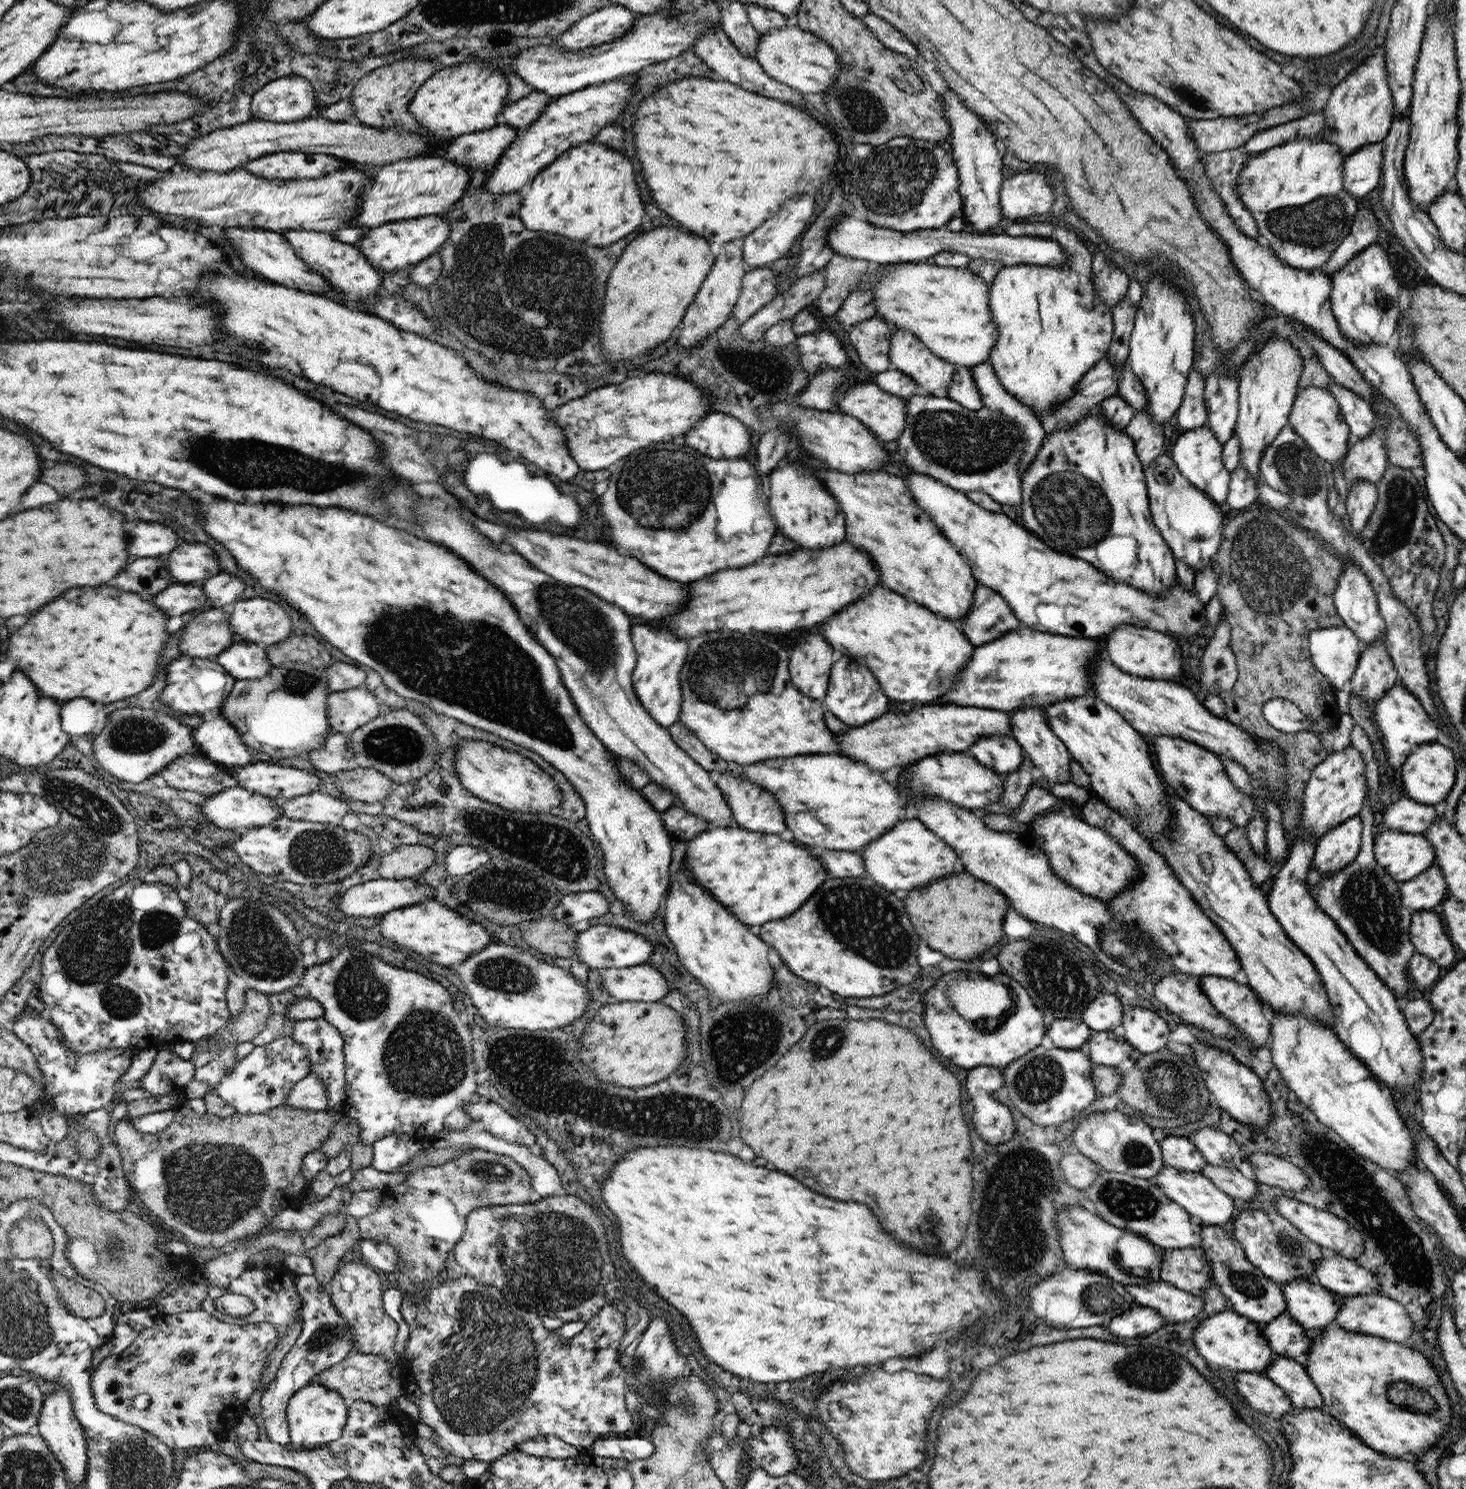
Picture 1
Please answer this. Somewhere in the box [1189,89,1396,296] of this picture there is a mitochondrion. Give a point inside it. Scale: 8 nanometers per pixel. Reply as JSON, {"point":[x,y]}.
{"point":[1313,226]}

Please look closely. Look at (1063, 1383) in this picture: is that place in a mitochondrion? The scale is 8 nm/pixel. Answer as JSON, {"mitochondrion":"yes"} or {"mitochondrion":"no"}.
{"mitochondrion":"no"}

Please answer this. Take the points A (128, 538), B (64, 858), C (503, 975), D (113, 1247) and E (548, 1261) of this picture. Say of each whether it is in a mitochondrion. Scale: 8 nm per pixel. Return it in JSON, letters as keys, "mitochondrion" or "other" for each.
{"A":"other","B":"mitochondrion","C":"mitochondrion","D":"mitochondrion","E":"mitochondrion"}

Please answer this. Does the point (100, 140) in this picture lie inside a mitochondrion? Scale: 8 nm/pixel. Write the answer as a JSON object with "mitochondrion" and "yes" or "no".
{"mitochondrion":"no"}

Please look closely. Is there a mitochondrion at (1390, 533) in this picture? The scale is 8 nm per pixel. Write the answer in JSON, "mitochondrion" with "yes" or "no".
{"mitochondrion":"yes"}

